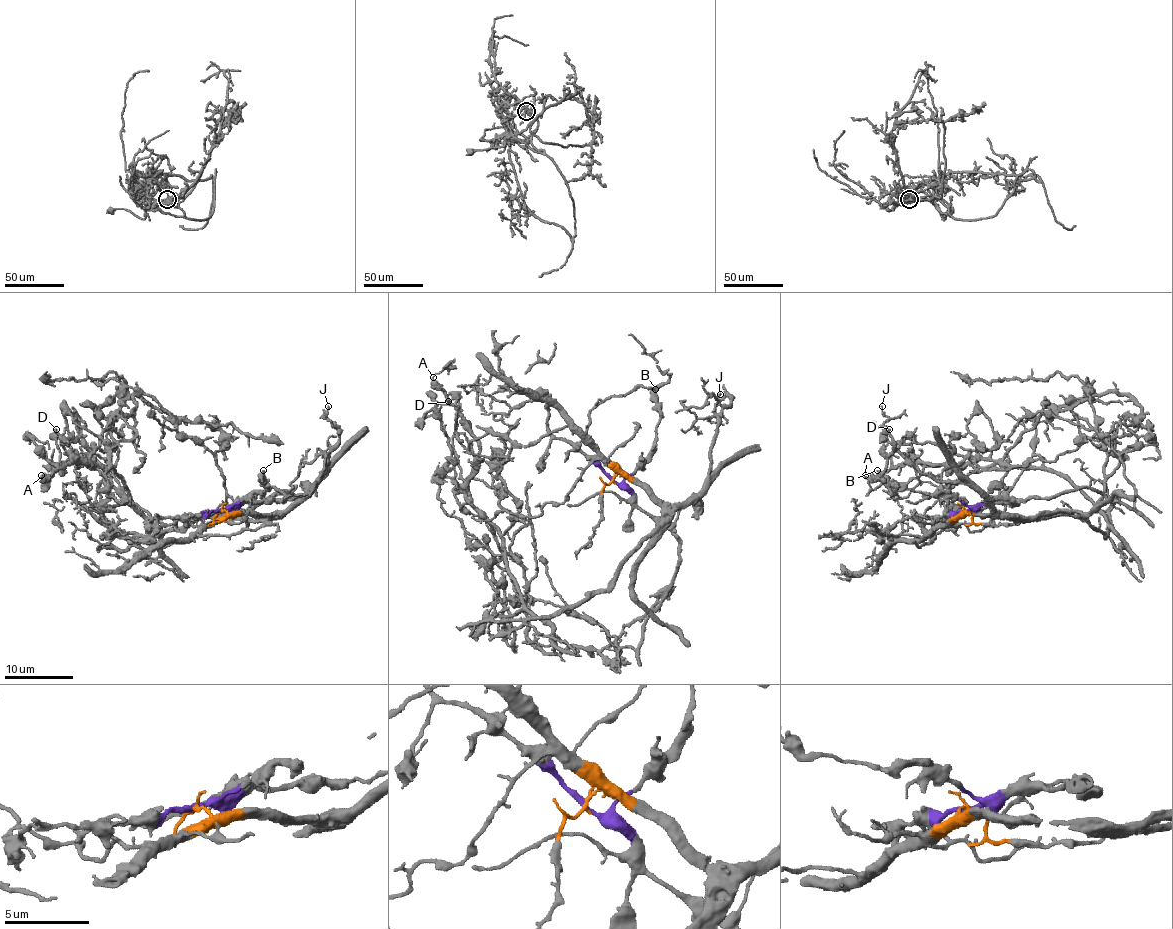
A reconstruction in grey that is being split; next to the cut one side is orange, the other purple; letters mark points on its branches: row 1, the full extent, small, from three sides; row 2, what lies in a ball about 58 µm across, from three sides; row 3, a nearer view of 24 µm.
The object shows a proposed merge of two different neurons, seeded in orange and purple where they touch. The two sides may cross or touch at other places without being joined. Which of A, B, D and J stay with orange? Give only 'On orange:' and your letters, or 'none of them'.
On orange: J

